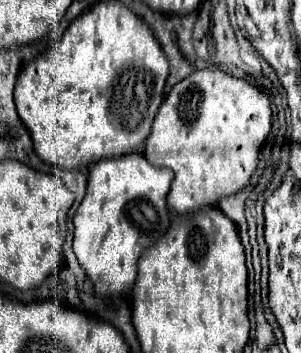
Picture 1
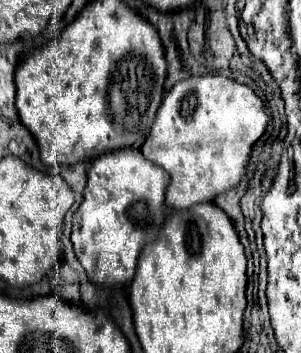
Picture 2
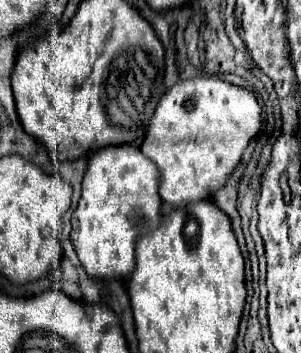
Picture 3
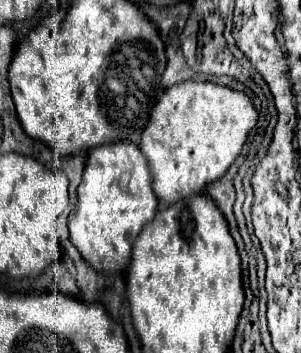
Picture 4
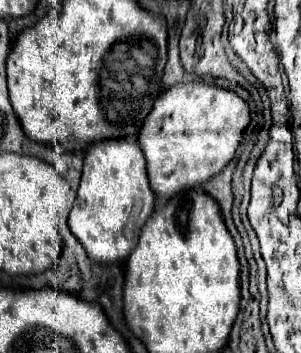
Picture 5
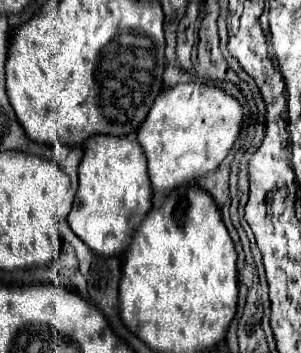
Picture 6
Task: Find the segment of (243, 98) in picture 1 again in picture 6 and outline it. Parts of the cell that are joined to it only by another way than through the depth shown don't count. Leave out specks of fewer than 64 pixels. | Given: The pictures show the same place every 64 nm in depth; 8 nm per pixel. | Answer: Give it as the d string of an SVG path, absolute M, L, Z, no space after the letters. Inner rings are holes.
M196 82L164 88L138 128L138 142L148 160L148 176L154 190L170 192L214 172L232 148L240 126L242 106L222 88Z

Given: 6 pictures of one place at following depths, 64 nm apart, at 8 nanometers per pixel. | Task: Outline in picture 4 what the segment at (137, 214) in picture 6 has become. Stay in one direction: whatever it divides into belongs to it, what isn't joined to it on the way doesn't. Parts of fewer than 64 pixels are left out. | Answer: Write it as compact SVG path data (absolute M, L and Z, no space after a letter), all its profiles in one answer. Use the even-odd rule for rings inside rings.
M110 142L90 150L78 202L68 216L70 240L80 248L88 264L102 272L122 270L130 262L130 252L142 226L156 214L158 200L152 192L148 166L140 148L132 142Z

